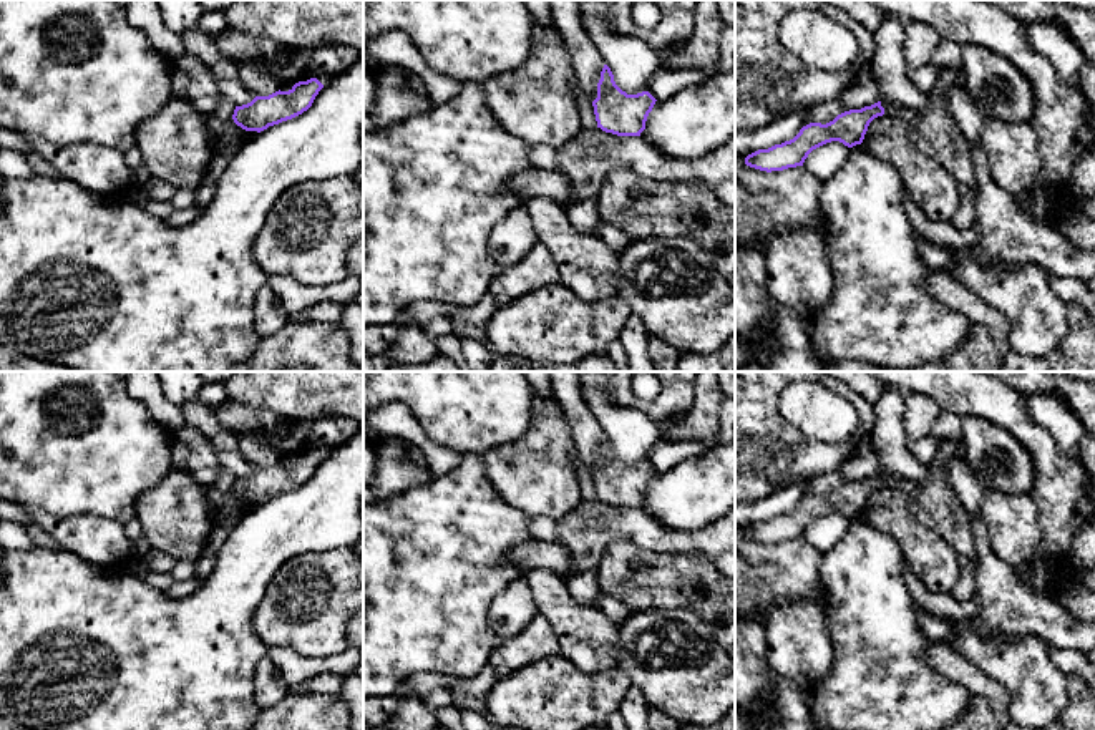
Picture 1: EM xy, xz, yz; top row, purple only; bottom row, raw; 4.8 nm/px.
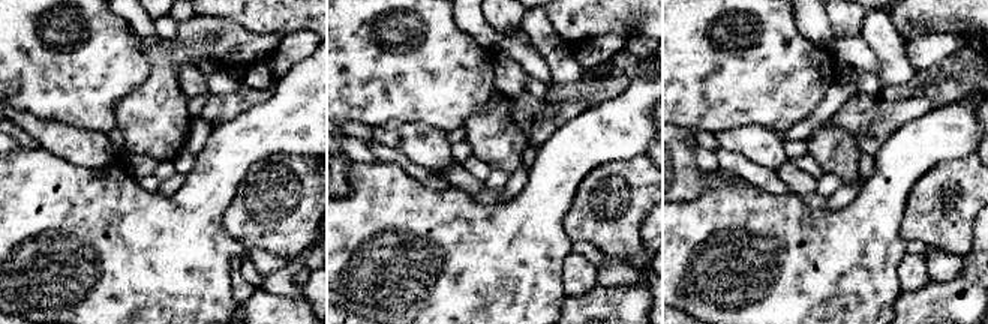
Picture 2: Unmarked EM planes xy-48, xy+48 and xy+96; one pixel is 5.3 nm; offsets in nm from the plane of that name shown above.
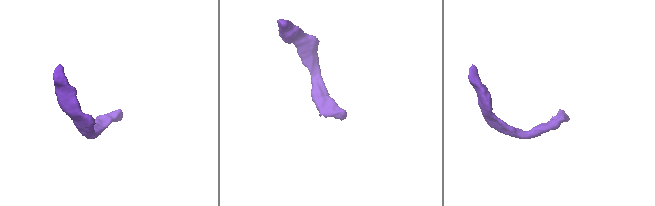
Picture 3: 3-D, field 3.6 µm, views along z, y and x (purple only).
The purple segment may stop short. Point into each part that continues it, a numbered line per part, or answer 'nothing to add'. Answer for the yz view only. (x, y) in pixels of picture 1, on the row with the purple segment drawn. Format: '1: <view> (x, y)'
1: yz (934, 131)

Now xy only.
1: xy (307, 75)

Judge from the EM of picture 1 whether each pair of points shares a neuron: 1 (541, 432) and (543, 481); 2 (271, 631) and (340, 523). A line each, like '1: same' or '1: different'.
1: same
2: different

